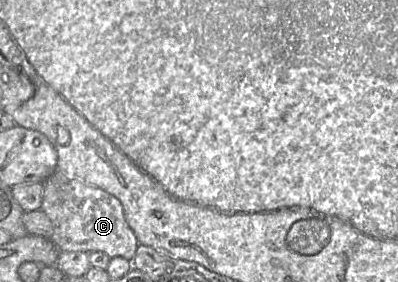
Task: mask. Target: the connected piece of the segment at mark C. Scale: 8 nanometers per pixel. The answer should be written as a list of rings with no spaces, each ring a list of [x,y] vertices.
[[[55,170],[43,184],[41,210],[52,222],[53,234],[51,241],[59,251],[63,252],[103,252],[110,258],[122,257],[131,261],[136,253],[139,242],[128,225],[120,201],[108,192],[71,178],[59,170]]]

